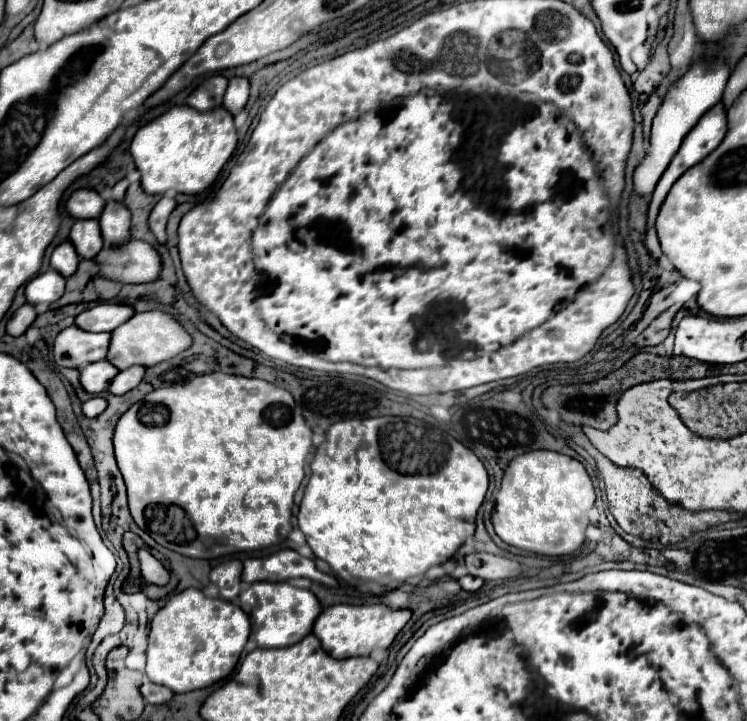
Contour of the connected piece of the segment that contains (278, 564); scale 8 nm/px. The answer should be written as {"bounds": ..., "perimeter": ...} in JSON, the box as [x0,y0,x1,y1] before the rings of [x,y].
{"bounds":[243,549,337,587],"perimeter":[[[281,549],[267,557],[251,557],[243,561],[243,581],[257,583],[257,581],[289,581],[295,577],[307,577],[317,581],[325,587],[337,587],[333,575],[321,573],[315,567],[313,559],[301,557],[293,549]]]}

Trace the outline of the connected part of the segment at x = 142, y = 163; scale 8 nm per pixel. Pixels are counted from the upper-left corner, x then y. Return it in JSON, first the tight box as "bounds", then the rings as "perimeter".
{"bounds":[131,105,237,195],"perimeter":[[[175,105],[161,117],[139,127],[131,141],[131,155],[141,173],[145,193],[163,195],[175,189],[185,195],[201,195],[215,183],[235,147],[237,131],[233,117],[223,107],[201,113],[187,105]]]}

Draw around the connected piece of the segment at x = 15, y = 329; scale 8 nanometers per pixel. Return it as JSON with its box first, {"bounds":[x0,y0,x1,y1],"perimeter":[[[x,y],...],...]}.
{"bounds":[7,303,37,337],"perimeter":[[[27,303],[21,305],[13,313],[11,321],[7,321],[7,335],[13,335],[13,337],[23,335],[31,327],[31,323],[35,321],[35,317],[37,317],[37,313],[35,313],[35,307],[33,305],[27,305]]]}

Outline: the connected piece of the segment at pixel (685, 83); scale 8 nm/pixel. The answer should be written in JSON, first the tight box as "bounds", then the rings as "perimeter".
{"bounds":[635,61,729,197],"perimeter":[[[697,61],[677,83],[673,83],[673,87],[669,89],[657,117],[653,119],[649,153],[635,171],[635,191],[637,193],[641,193],[645,197],[651,197],[659,177],[663,175],[669,161],[677,153],[677,149],[679,149],[681,141],[685,139],[685,135],[697,125],[701,115],[705,115],[713,105],[717,105],[721,101],[727,79],[729,79],[729,67],[727,65]]]}

